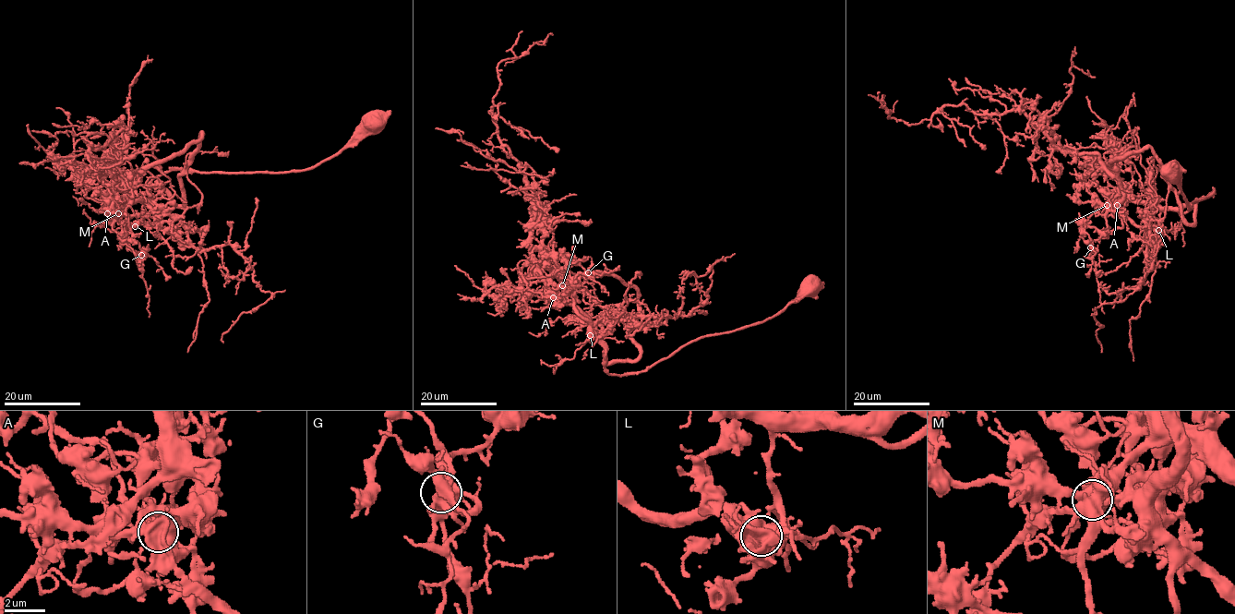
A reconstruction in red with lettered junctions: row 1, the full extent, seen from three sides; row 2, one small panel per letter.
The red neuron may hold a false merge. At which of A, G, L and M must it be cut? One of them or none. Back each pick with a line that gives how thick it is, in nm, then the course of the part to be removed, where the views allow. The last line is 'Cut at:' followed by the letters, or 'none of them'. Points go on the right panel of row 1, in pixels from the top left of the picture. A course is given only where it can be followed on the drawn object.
Cut at: none of them

